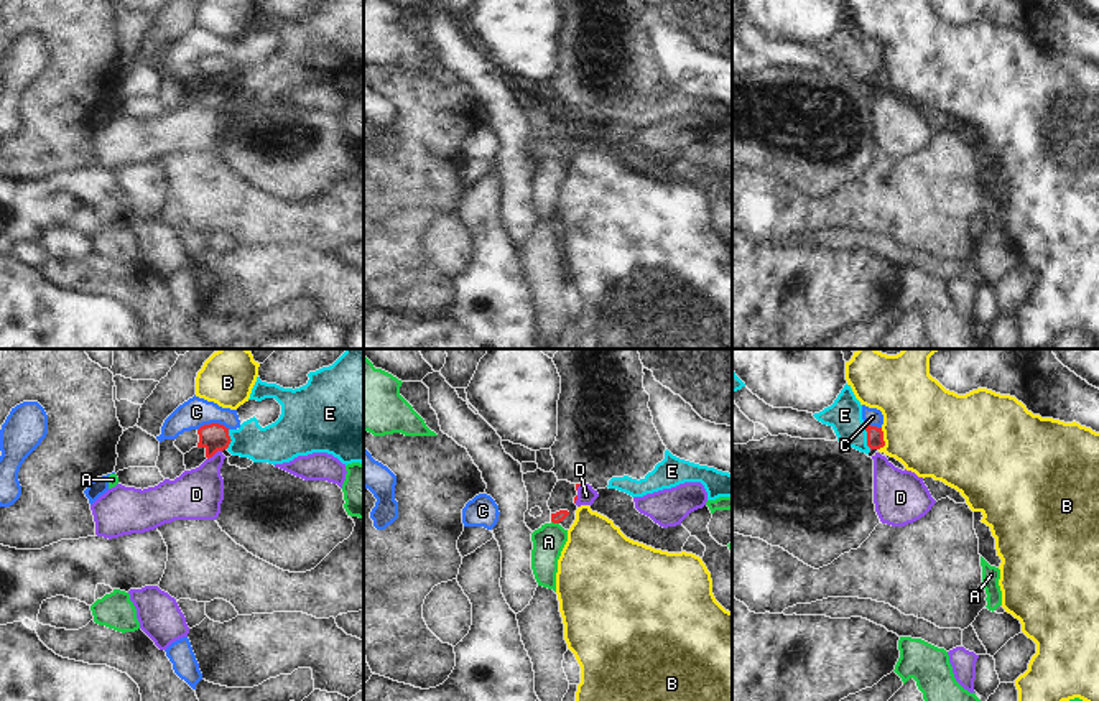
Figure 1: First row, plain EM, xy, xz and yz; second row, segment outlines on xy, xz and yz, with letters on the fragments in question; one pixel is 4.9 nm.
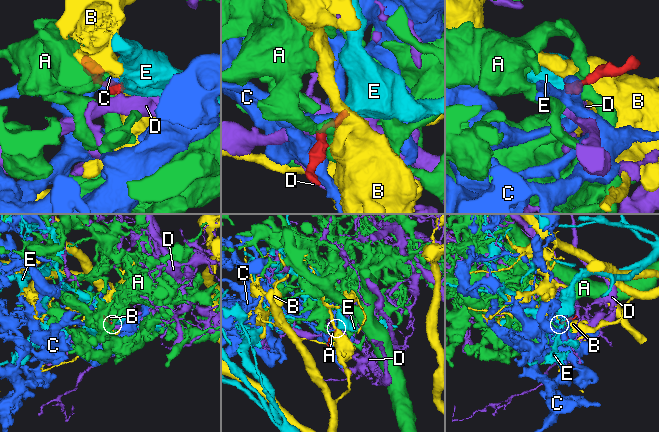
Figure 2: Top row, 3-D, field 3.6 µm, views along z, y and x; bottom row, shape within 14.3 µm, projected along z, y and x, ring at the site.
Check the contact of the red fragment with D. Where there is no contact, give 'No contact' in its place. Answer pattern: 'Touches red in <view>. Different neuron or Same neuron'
Touches red in xy. Different neuron

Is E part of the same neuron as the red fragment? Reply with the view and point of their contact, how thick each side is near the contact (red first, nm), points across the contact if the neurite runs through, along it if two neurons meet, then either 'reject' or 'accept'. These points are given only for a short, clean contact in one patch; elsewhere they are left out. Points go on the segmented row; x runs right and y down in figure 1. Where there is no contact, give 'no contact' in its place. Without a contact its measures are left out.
meets red in yz at (867, 436); 80 nm thick on the red side, 170 nm on the other; runs through yz (874, 435), (867, 436), (844, 415); accept

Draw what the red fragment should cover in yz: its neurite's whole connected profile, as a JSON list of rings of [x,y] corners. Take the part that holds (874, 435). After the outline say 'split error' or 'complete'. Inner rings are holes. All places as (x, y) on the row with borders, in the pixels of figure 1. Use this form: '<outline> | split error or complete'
[[[844,385],[834,403],[813,415],[823,425],[834,429],[837,441],[869,454],[885,446],[882,428],[870,426],[862,420],[862,405],[851,385]]] | split error

